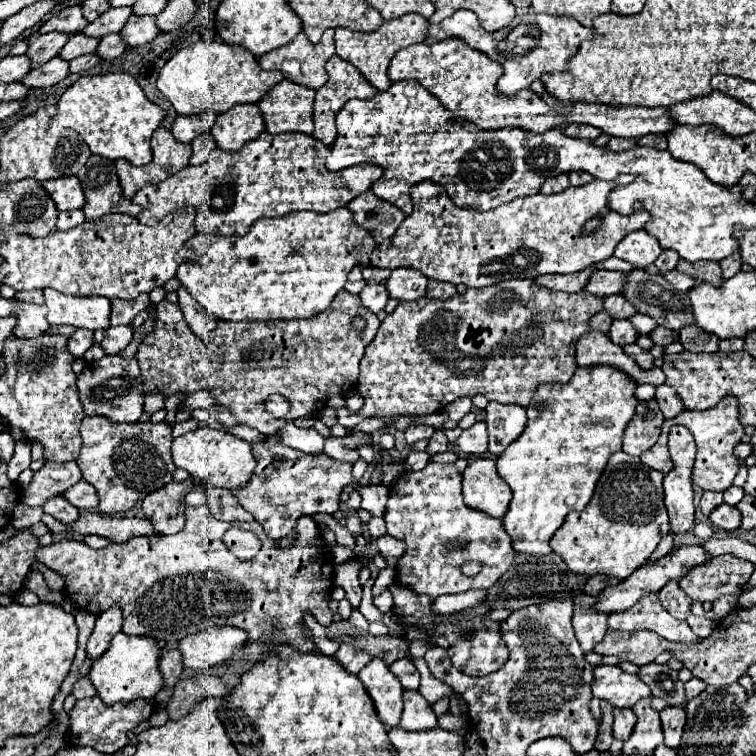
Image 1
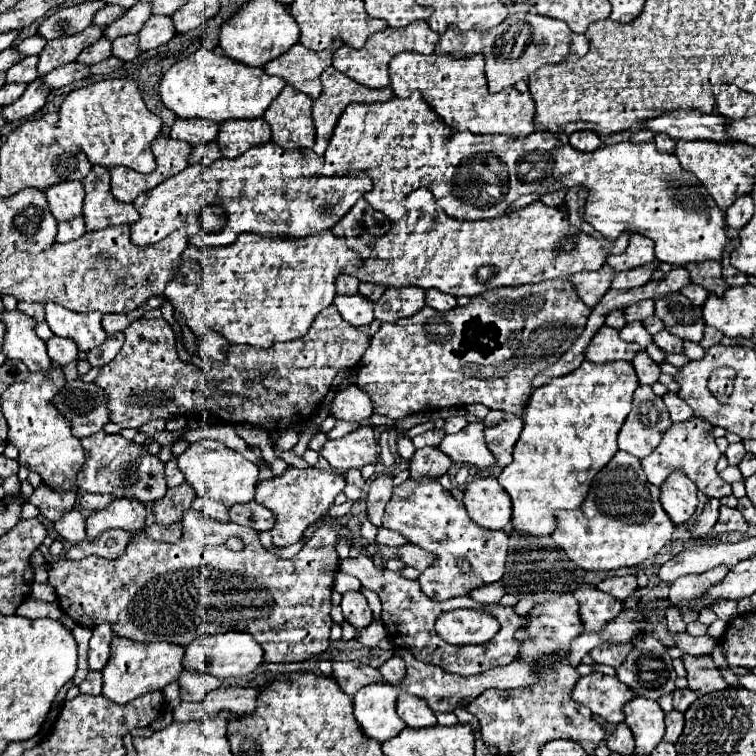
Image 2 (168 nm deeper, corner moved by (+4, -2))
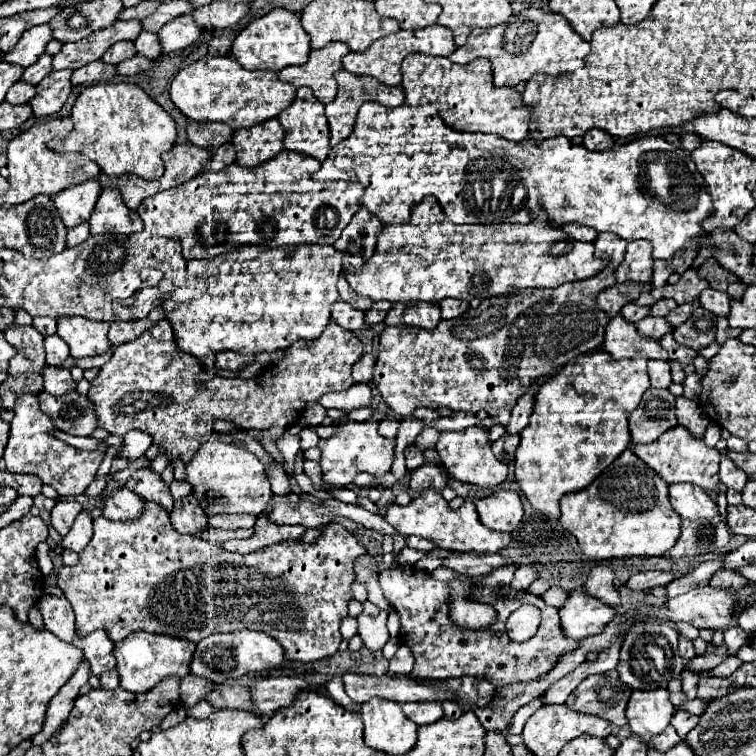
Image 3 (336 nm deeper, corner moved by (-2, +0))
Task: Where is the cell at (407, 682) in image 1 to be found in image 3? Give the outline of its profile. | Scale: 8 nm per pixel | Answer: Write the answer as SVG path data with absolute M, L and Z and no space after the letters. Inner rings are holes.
M401 645L397 653L389 659L389 673L391 675L409 675L413 669L413 653Z

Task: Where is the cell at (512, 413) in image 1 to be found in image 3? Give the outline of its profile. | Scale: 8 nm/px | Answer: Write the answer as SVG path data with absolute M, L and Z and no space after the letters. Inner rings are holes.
M515 433L515 435L503 435L499 437L495 443L493 443L493 453L499 461L503 463L511 463L515 459L515 451L519 447L519 441L521 437Z

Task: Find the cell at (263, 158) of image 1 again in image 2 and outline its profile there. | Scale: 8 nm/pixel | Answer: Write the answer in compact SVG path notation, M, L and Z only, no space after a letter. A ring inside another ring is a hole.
M273 143L269 145L259 145L257 149L249 149L249 153L245 153L245 157L237 157L237 161L229 161L229 159L217 159L213 165L203 167L203 165L189 165L183 173L177 173L173 177L169 177L167 181L163 181L161 185L157 185L155 189L141 193L135 201L133 207L139 211L139 221L131 225L131 239L135 245L151 245L161 241L163 237L167 237L173 229L179 229L181 225L185 225L189 229L189 243L197 245L201 249L209 249L209 247L225 247L231 245L241 233L259 233L263 237L309 237L309 235L317 235L325 229L331 229L345 213L349 213L349 209L357 203L357 199L361 199L369 189L371 189L371 181L367 177L315 177L313 175L324 163L323 156L317 155L311 149L281 149Z

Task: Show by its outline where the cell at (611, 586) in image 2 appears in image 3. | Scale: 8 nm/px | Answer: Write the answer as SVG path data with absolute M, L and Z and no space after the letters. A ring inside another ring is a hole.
M649 571L649 573L635 573L629 581L627 581L627 589L631 591L645 591L649 587L655 585L667 585L675 579L673 573L661 573L661 571Z

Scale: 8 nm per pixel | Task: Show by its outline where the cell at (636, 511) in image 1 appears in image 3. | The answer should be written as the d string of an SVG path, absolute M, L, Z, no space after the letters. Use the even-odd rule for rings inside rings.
M631 449L623 451L589 487L565 495L559 521L577 539L583 555L597 561L667 555L681 533L681 517L669 505L667 483Z

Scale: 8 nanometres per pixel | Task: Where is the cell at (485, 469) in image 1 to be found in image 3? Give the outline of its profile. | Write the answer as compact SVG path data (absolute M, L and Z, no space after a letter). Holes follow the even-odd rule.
M497 491L473 501L483 525L495 531L513 531L523 517L523 505L517 491Z

